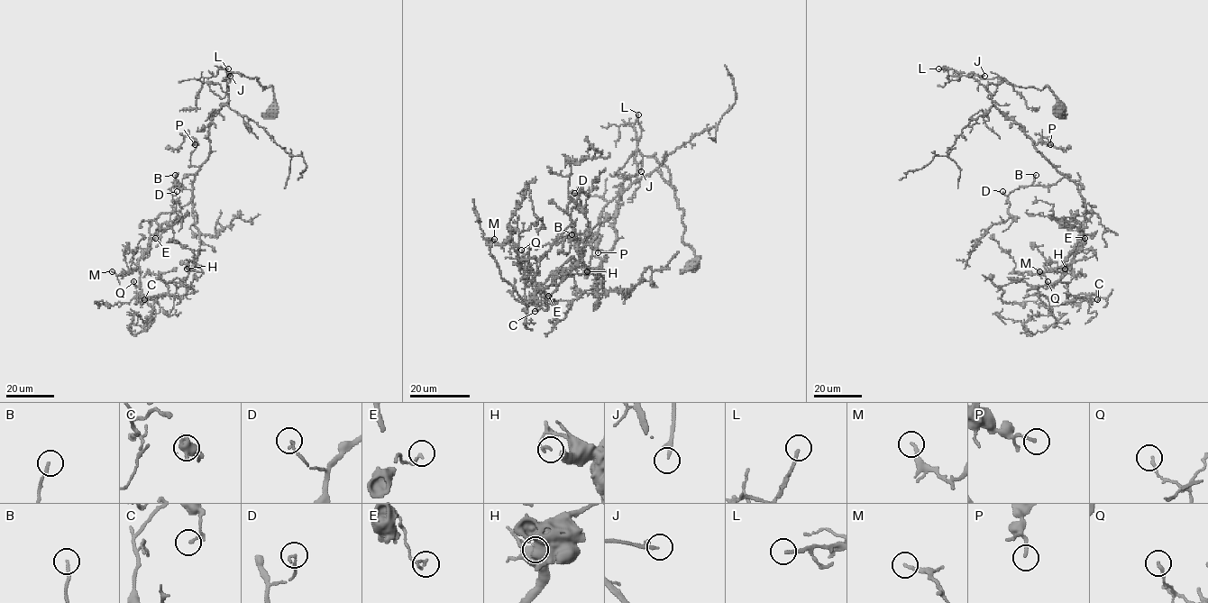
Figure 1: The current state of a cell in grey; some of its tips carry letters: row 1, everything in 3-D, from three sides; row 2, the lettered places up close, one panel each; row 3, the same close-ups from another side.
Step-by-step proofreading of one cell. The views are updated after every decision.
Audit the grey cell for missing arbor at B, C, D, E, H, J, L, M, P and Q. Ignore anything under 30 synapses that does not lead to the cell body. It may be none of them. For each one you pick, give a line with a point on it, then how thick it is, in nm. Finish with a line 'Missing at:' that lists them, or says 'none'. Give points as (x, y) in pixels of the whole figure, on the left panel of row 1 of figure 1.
Missing at: none

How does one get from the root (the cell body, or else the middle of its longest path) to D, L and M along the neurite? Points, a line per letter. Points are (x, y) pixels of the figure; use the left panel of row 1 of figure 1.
D: (273, 110), (271, 86), (230, 72), (228, 100), (212, 115), (208, 157), (171, 187), (177, 191)
L: (273, 110), (271, 86), (262, 89), (265, 86), (257, 78), (240, 72), (226, 76), (224, 68), (228, 68)
M: (273, 110), (271, 86), (230, 72), (191, 200), (151, 222), (138, 269), (112, 271)

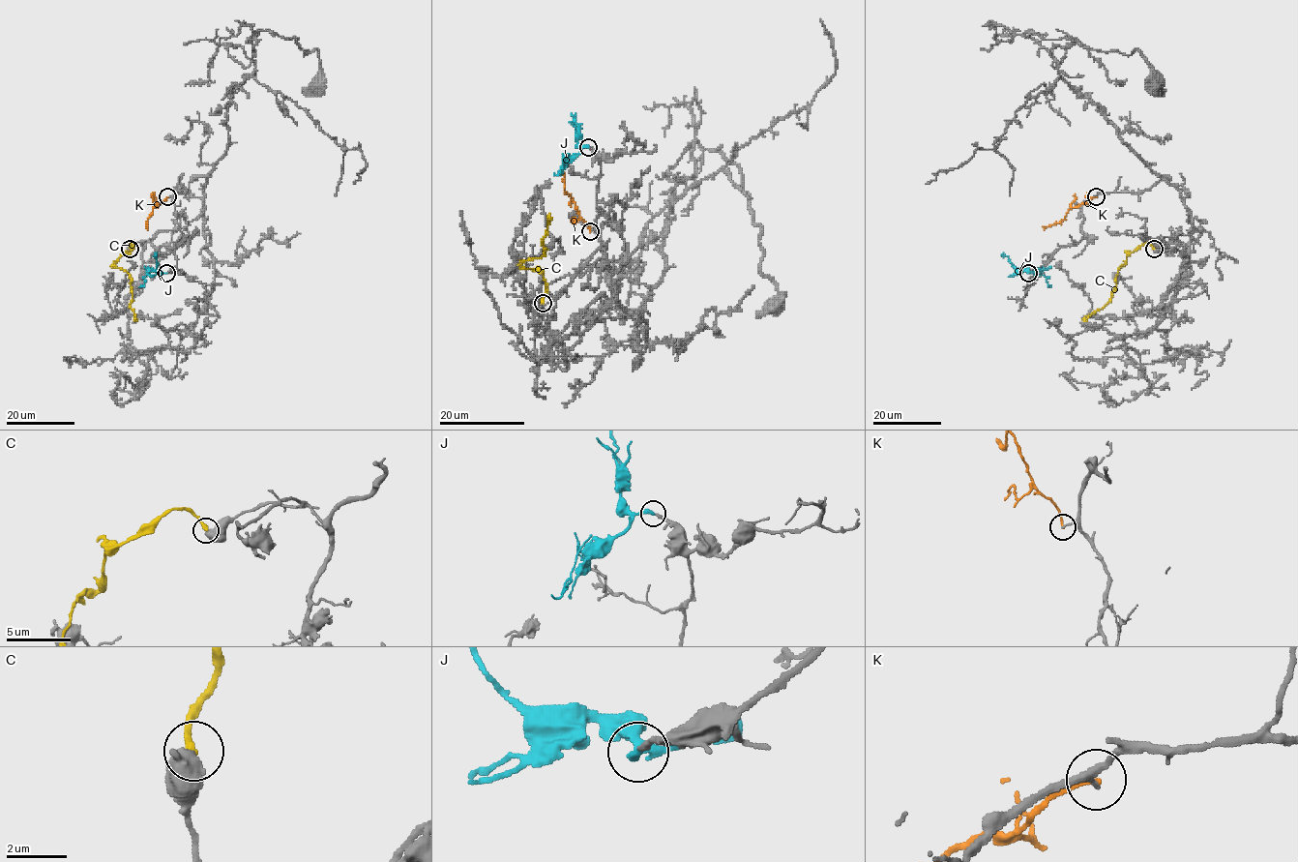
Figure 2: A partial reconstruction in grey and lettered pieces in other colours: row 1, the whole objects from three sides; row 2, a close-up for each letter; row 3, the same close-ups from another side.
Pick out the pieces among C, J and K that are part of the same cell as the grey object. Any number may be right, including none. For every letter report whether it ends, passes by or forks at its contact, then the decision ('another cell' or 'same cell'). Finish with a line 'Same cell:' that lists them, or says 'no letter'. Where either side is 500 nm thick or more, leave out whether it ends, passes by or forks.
C: another cell
J: it ends | same cell
K: it ends | another cell
Same cell: J

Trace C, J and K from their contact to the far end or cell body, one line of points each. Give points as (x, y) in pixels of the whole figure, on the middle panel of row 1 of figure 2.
C: (543, 302), (545, 289), (543, 275), (519, 266), (545, 251), (543, 239), (548, 214)
J: (588, 146), (564, 157), (559, 172), (554, 173)
K: (589, 230), (565, 191), (562, 167), (565, 165)

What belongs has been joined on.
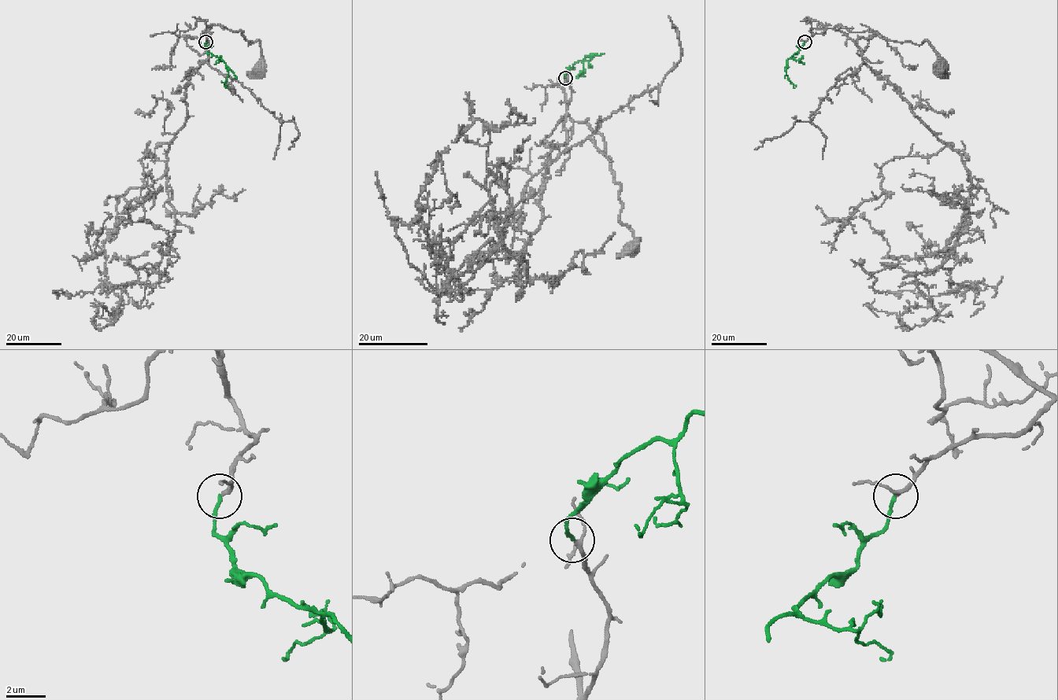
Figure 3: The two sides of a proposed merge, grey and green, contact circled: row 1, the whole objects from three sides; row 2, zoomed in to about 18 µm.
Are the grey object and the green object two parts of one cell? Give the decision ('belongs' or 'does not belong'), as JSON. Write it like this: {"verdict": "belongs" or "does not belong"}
{"verdict": "belongs"}

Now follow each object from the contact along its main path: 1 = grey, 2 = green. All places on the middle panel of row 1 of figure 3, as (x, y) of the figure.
1: (565, 79), (571, 90), (566, 114), (602, 136), (610, 168), (620, 185), (619, 219), (630, 229), (634, 247)
2: (565, 79), (564, 75), (586, 56), (594, 56), (589, 62), (591, 67)

